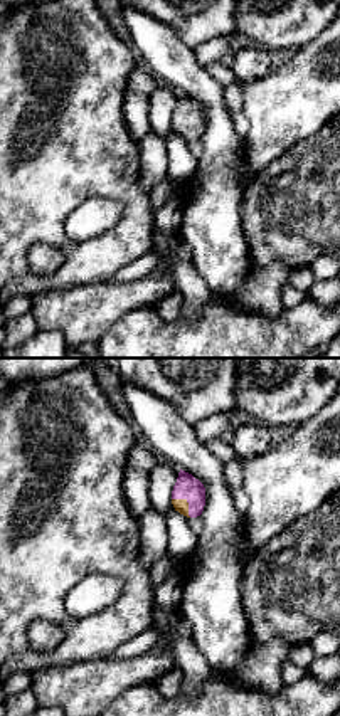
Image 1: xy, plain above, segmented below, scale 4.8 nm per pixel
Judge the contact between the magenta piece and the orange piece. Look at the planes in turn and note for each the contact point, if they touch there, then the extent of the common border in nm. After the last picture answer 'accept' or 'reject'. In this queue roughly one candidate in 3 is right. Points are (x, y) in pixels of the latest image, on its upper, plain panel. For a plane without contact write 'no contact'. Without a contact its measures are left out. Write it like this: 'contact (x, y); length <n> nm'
contact (187, 125); length 130 nm

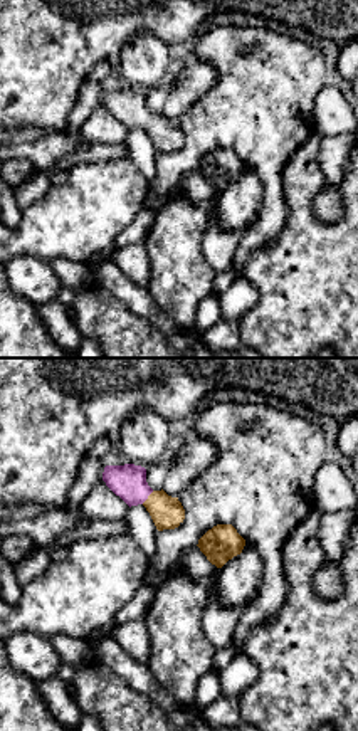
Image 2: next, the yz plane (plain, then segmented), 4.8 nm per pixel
contact (147, 121); length 90 nm

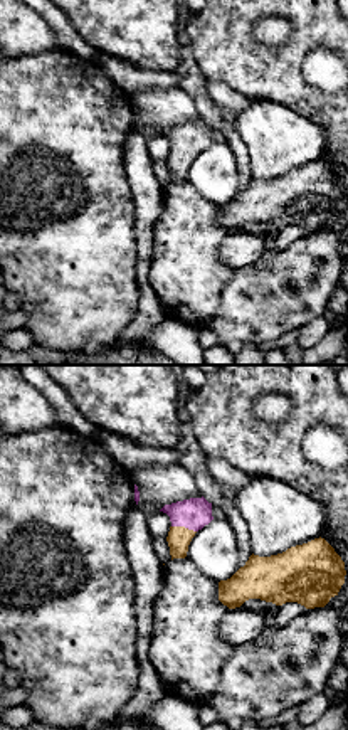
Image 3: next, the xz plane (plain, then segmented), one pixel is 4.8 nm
contact (184, 148); length 120 nm

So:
accept

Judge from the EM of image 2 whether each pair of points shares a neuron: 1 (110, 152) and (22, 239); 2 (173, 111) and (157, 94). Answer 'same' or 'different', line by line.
1: different
2: different

